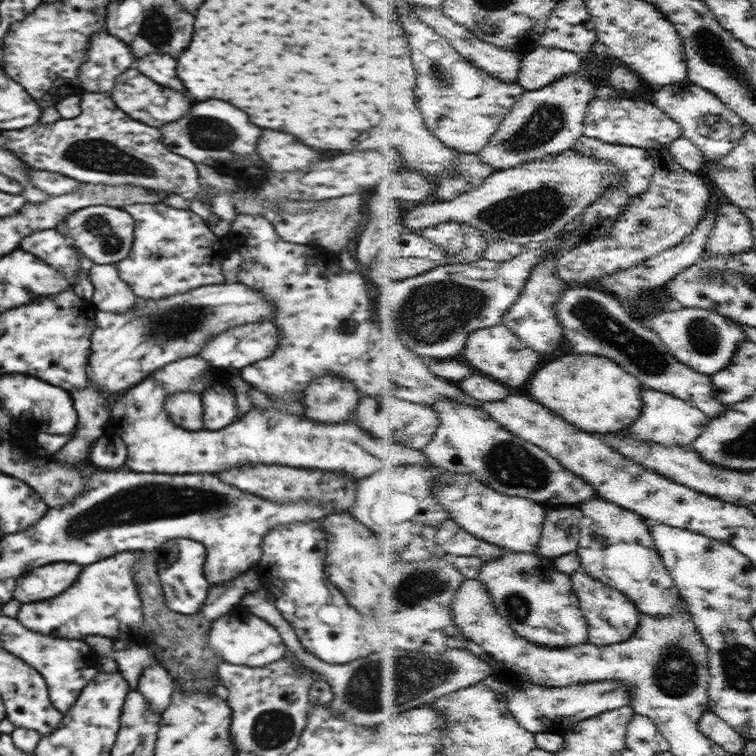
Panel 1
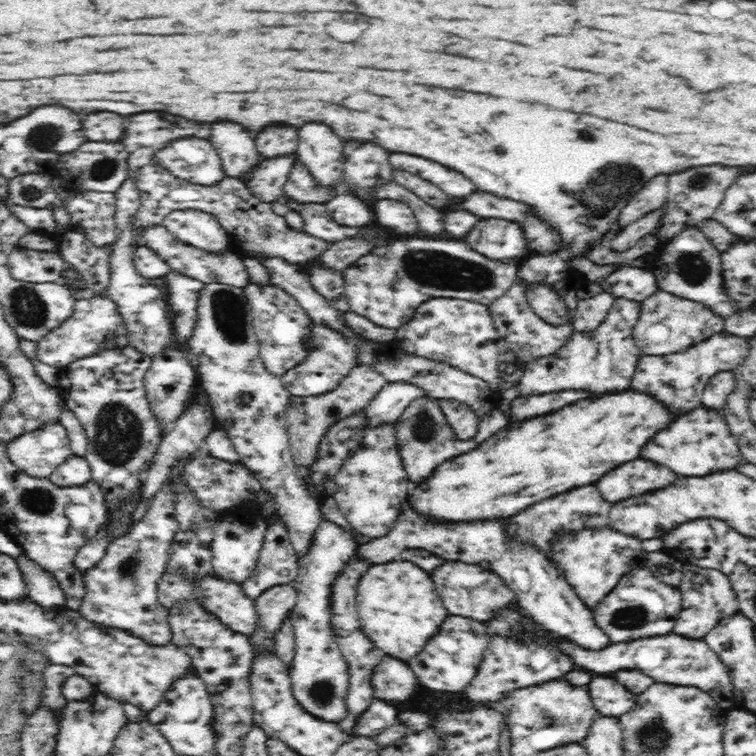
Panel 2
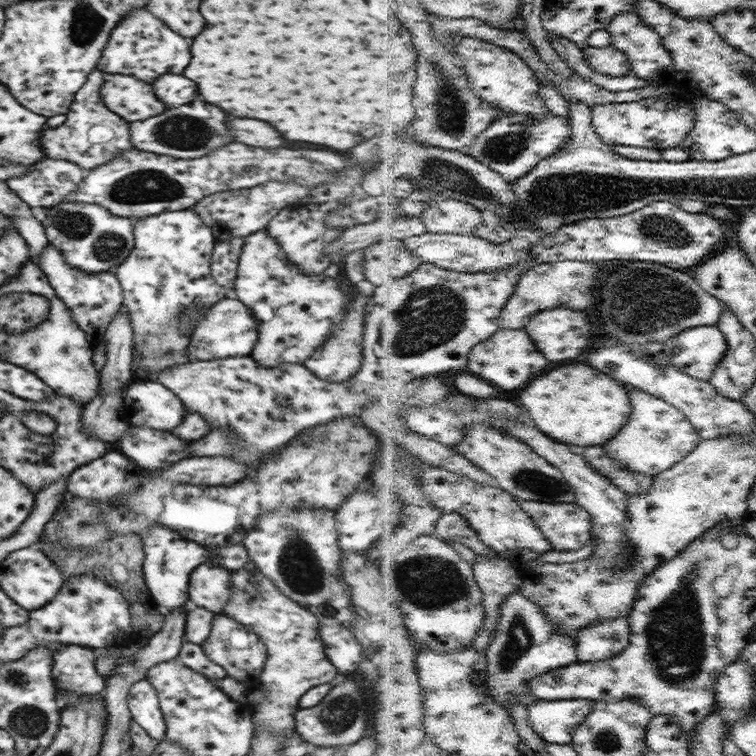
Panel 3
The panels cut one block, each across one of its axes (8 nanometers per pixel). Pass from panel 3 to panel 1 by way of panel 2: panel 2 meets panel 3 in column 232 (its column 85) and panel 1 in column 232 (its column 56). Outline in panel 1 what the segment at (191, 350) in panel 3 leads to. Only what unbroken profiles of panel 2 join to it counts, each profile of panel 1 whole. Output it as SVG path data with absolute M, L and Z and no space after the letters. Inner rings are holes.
M271 321L244 324L242 327L230 328L229 331L214 336L197 355L209 362L212 367L231 367L240 370L249 364L267 359L278 348L278 341L278 326Z

